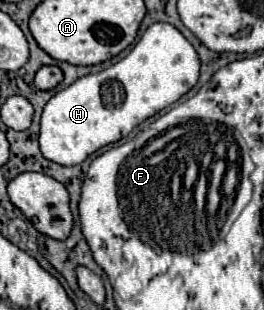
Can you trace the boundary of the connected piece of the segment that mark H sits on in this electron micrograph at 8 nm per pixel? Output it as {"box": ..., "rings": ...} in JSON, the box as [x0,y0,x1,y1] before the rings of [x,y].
{"box":[41,22,199,166],"rings":[[[167,22],[151,24],[133,50],[113,66],[75,80],[43,108],[41,154],[61,166],[81,164],[95,150],[125,138],[139,122],[187,94],[199,78],[199,56],[187,38]]]}

